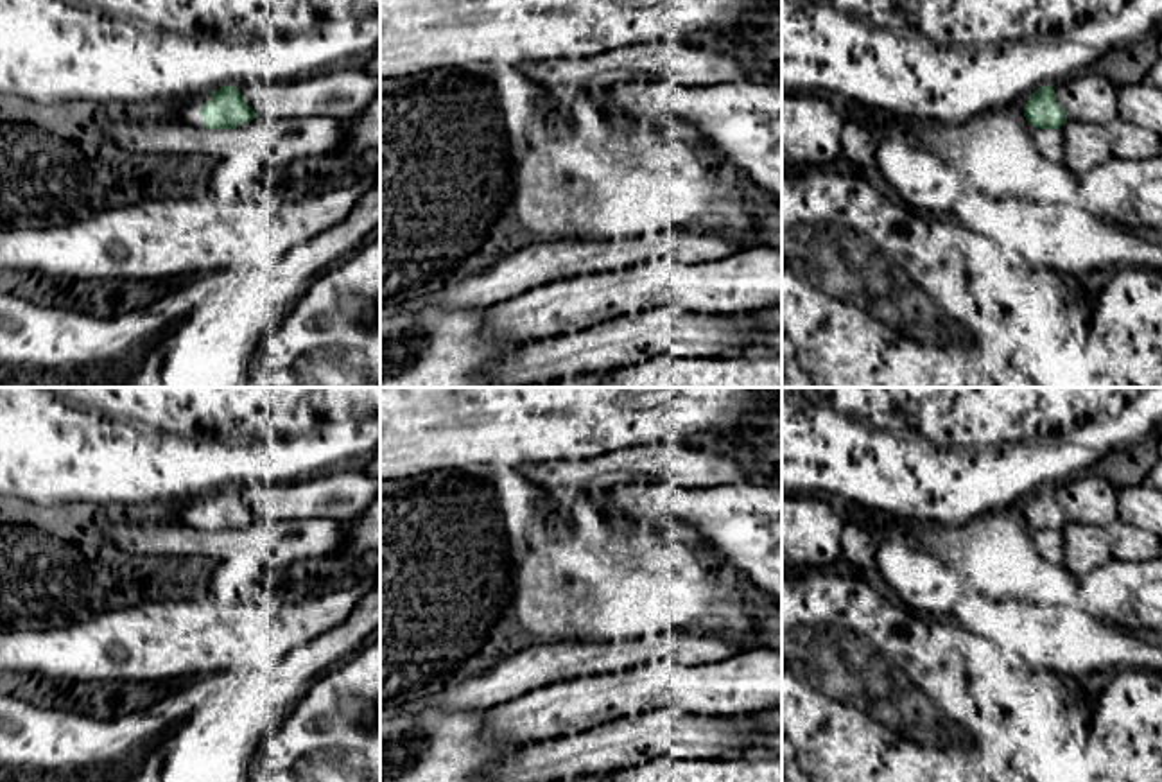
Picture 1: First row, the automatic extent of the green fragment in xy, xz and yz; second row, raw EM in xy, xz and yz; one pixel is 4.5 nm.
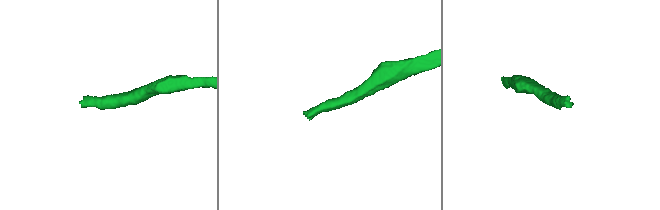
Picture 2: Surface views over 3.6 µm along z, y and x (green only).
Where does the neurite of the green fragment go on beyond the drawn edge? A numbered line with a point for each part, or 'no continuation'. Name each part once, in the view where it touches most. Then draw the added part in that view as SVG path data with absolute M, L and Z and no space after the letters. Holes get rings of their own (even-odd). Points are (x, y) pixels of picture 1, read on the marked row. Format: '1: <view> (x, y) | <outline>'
1: xy (189, 113) | M204 93L195 99L183 100L183 106L179 108L179 122L204 127L204 118L199 115L199 111L206 102L210 102L210 99L212 99L212 93Z

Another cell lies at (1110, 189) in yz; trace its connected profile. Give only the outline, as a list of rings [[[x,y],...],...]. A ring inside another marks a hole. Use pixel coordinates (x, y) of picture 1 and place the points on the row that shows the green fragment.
[[[1162,154],[1110,158],[1083,179],[1083,196],[1103,217],[1128,228],[1162,228]]]

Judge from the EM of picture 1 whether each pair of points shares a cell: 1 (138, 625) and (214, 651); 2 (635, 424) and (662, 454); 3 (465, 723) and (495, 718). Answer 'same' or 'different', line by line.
1: same
2: different
3: different

